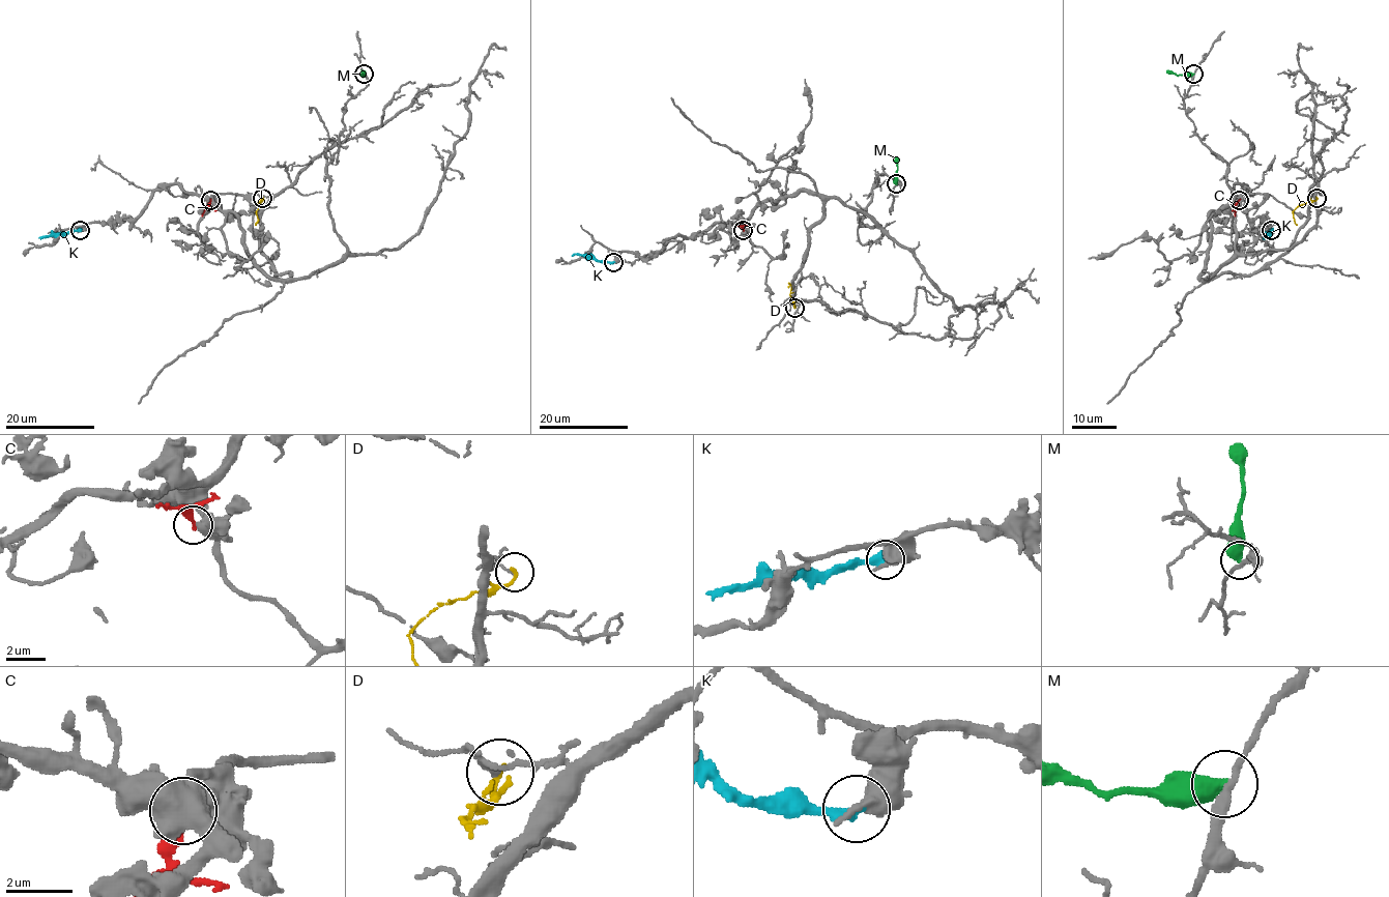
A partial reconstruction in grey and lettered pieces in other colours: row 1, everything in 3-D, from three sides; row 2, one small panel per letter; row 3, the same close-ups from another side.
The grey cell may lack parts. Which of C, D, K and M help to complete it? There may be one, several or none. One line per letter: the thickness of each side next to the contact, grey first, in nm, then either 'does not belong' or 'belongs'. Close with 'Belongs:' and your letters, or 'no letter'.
C: 650/280 nm | does not belong
D: 140/190 nm | does not belong
K: 500/440 nm | does not belong
M: 240/550 nm | does not belong
Belongs: no letter

